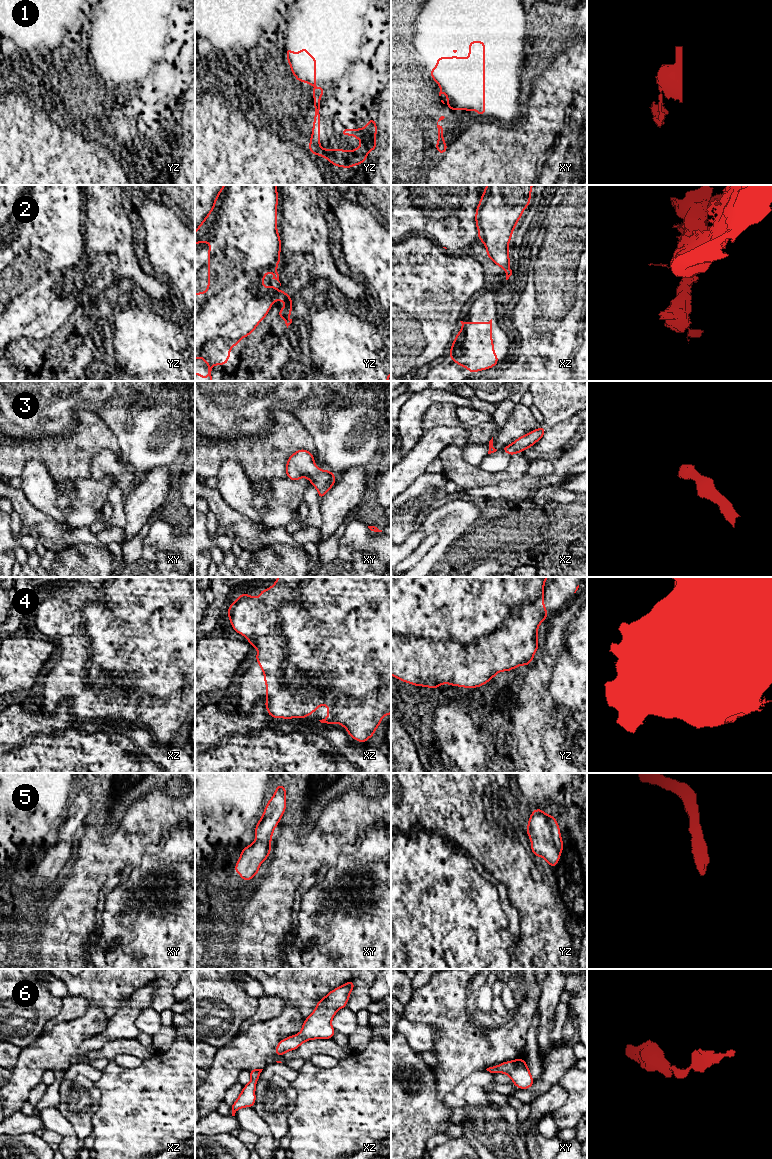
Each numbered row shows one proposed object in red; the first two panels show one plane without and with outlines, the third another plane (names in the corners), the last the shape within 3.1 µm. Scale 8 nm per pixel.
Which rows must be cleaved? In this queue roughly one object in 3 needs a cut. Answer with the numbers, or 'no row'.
2

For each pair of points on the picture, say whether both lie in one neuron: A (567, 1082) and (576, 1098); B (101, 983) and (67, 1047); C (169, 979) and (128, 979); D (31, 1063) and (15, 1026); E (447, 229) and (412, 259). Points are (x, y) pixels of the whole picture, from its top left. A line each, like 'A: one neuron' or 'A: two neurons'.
A: one neuron
B: two neurons
C: two neurons
D: two neurons
E: two neurons

